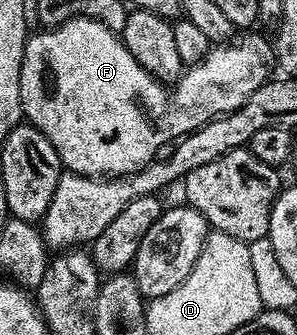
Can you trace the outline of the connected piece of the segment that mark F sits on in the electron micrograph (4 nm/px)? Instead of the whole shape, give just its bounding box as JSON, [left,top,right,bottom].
[19,17,275,177]

